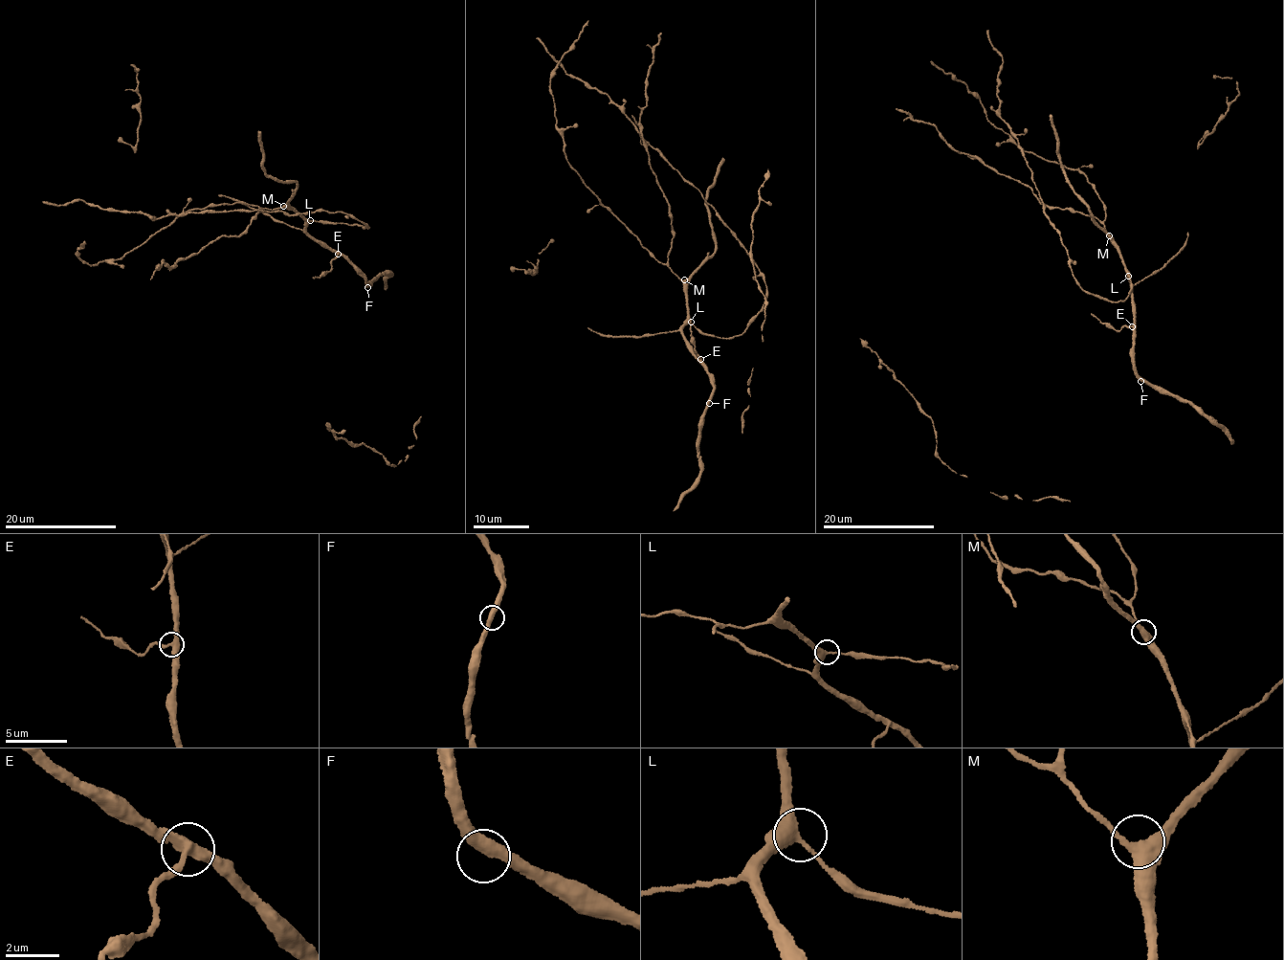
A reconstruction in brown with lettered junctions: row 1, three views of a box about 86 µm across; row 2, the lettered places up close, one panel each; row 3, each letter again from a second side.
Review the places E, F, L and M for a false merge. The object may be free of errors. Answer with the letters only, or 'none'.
E

